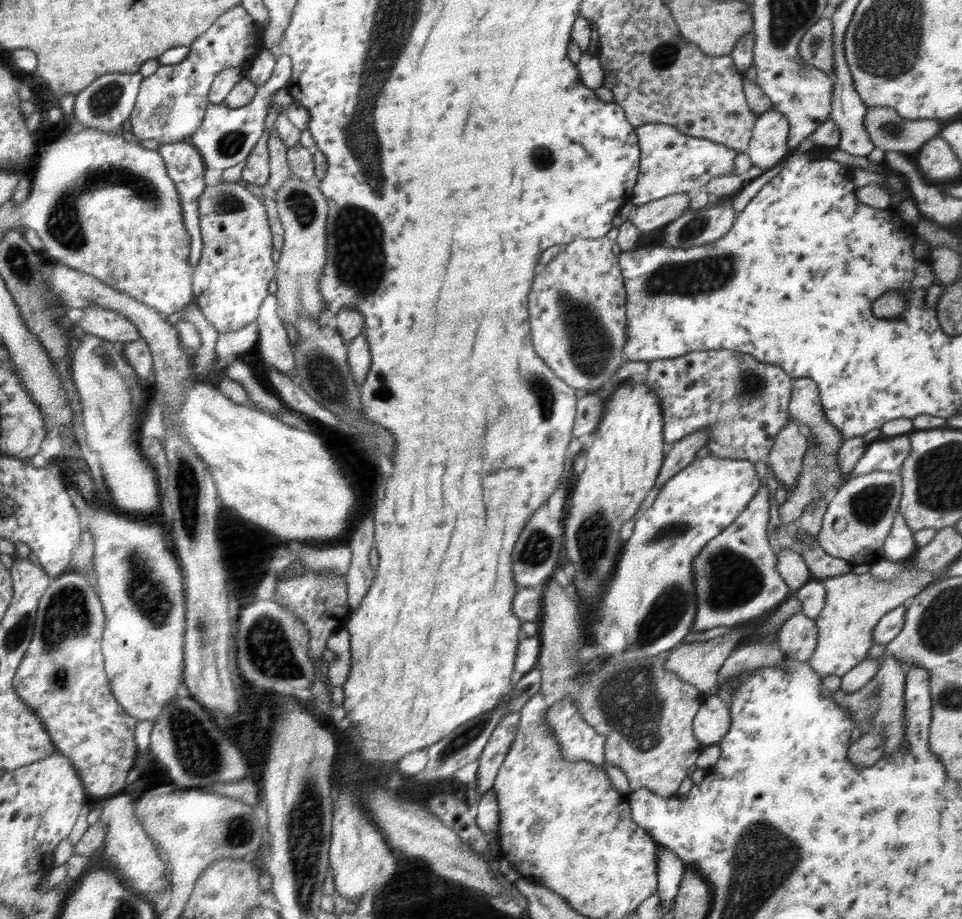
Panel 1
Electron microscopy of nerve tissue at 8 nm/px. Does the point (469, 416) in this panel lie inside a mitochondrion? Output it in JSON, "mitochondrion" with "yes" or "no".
{"mitochondrion":"no"}

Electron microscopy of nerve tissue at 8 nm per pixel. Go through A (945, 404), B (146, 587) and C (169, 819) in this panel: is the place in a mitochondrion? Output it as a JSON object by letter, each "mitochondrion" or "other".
{"A":"other","B":"mitochondrion","C":"mitochondrion"}

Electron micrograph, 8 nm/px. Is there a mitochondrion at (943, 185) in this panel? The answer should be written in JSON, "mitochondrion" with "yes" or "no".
{"mitochondrion":"no"}

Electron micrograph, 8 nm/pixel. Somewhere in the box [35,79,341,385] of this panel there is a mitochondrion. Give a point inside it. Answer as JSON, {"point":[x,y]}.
{"point":[63,223]}

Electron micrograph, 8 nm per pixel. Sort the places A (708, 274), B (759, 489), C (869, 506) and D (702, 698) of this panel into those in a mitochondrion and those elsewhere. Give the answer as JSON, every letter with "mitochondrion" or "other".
{"A":"mitochondrion","B":"other","C":"mitochondrion","D":"other"}

